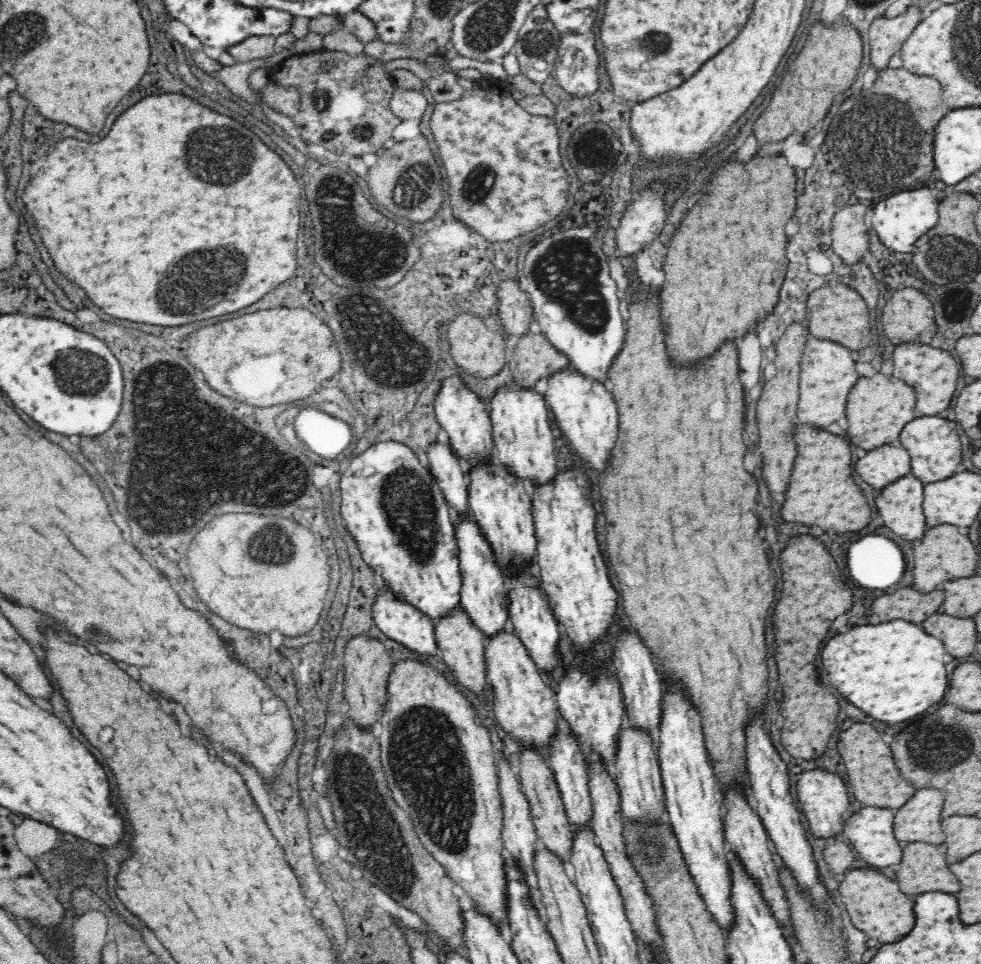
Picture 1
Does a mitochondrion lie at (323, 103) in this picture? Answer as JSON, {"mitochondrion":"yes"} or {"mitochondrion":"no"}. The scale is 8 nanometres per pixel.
{"mitochondrion":"yes"}

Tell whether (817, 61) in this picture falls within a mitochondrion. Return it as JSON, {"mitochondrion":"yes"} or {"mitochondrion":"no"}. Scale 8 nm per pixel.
{"mitochondrion":"no"}

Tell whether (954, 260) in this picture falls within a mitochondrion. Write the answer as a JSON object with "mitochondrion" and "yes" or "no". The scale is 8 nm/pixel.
{"mitochondrion":"yes"}

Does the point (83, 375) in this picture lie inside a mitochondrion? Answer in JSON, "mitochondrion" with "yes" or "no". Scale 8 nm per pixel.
{"mitochondrion":"yes"}

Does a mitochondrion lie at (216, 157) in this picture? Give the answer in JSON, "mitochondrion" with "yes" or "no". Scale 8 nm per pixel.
{"mitochondrion":"yes"}

